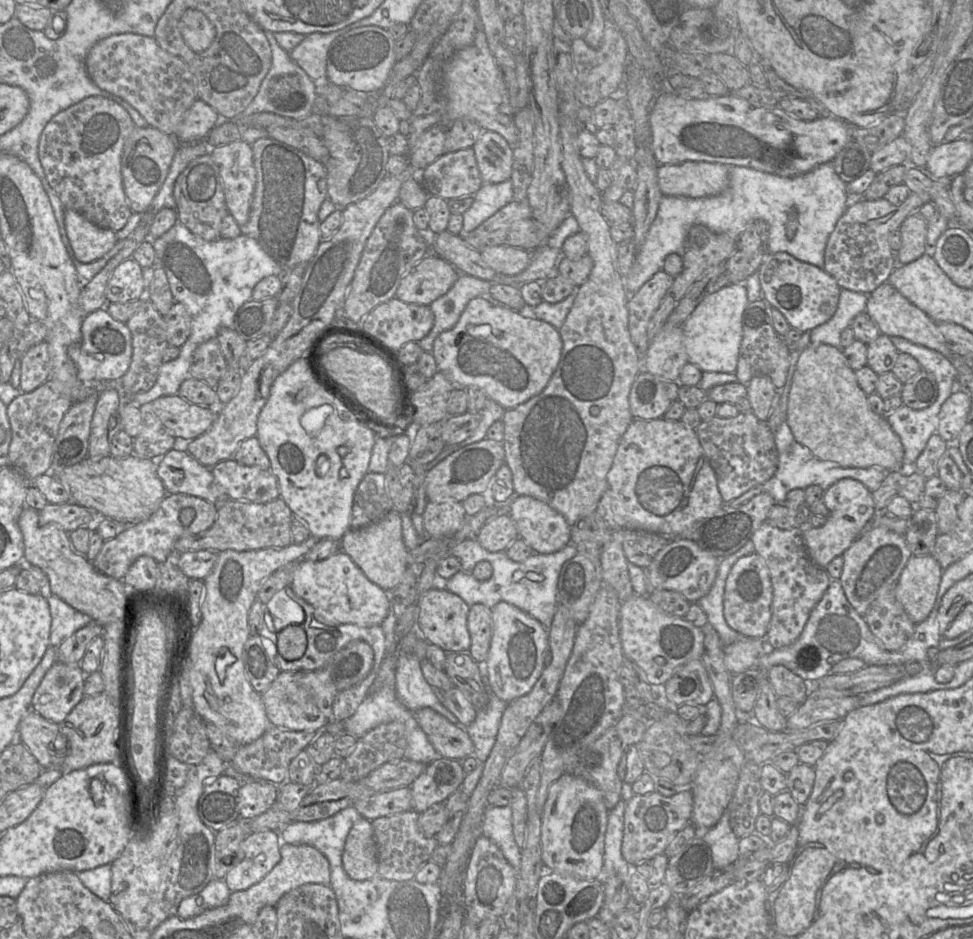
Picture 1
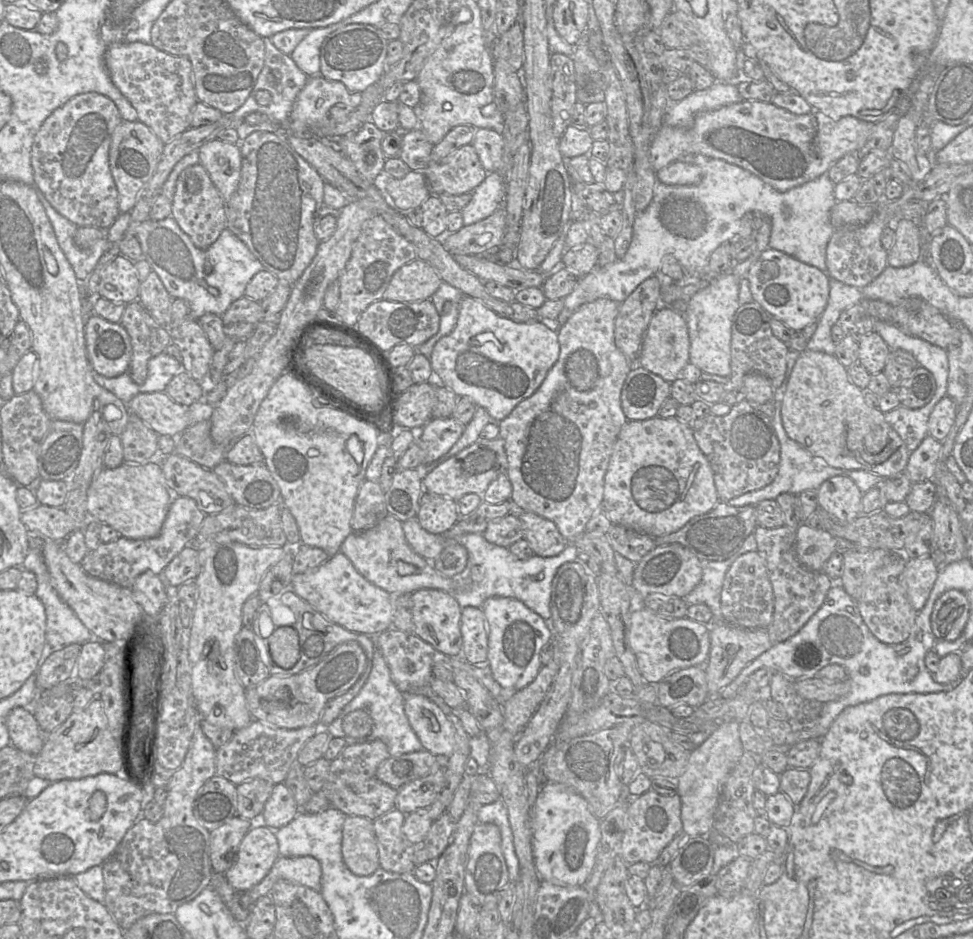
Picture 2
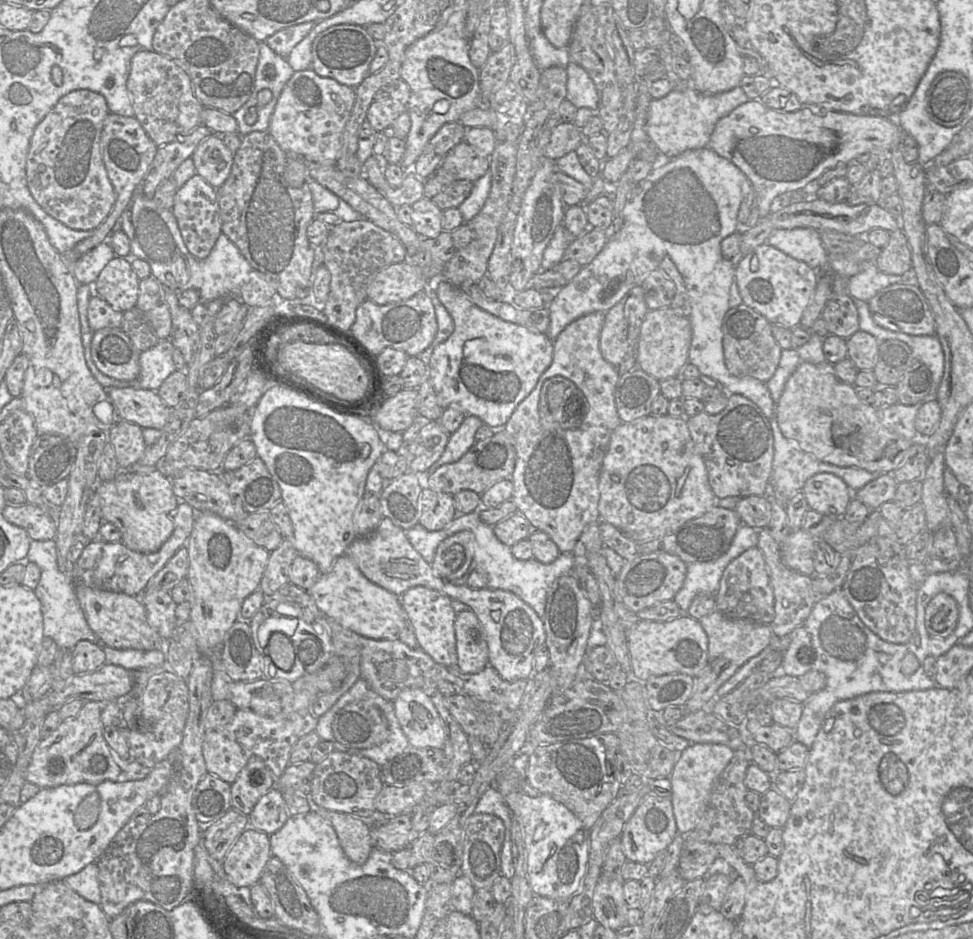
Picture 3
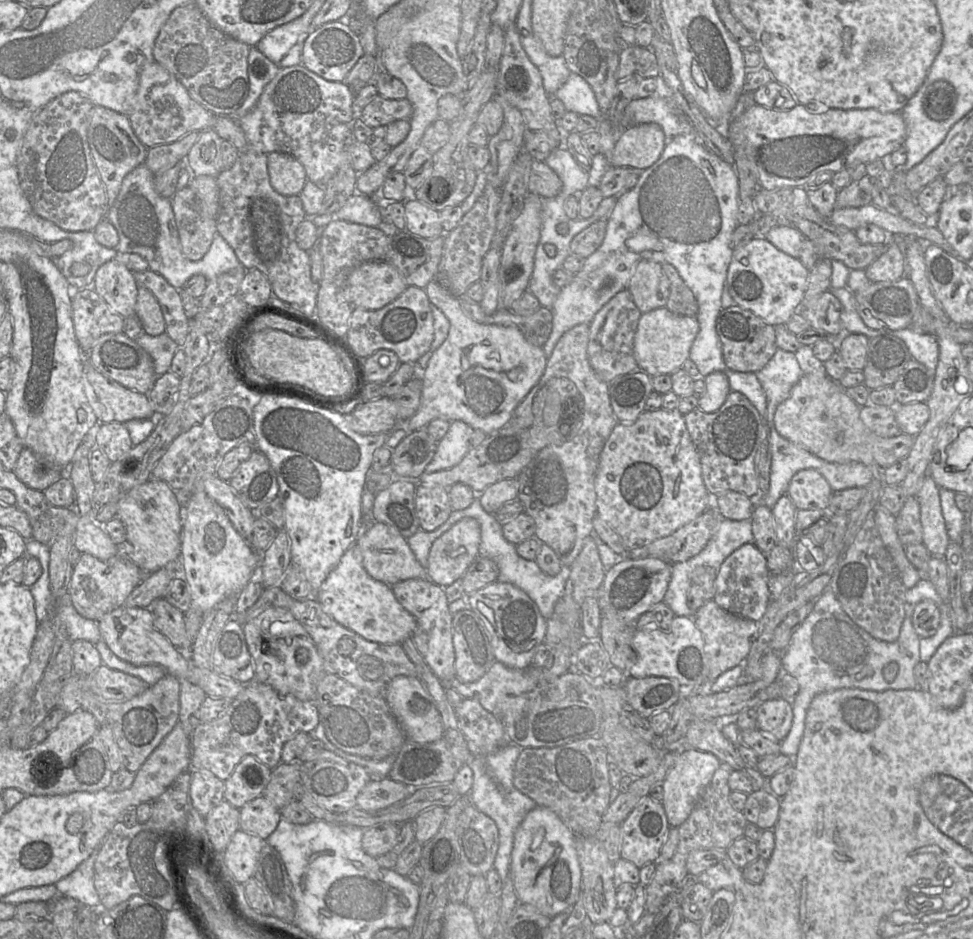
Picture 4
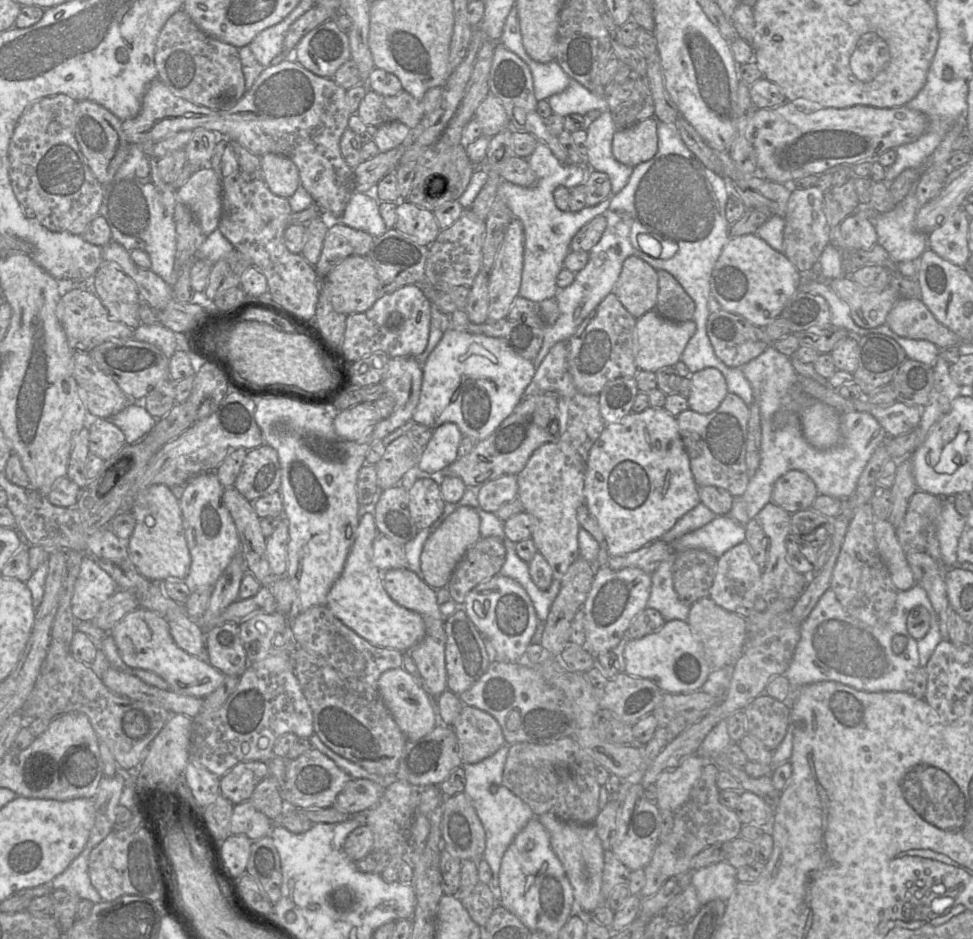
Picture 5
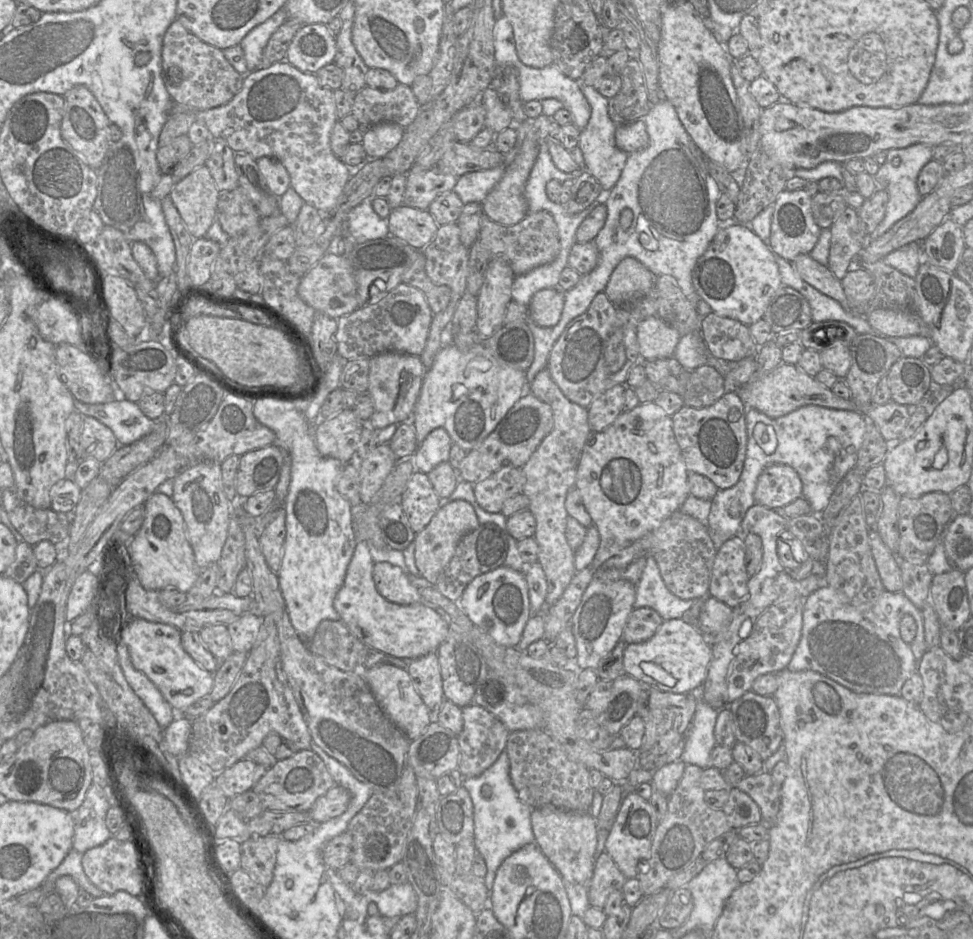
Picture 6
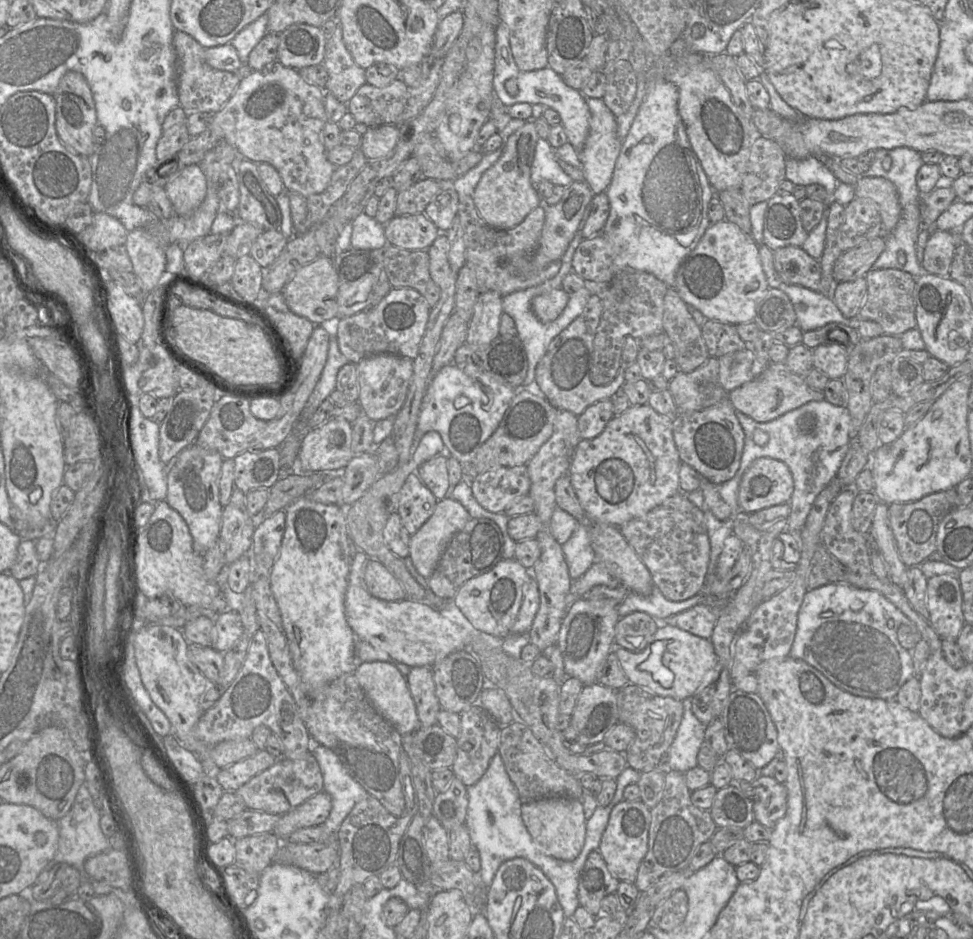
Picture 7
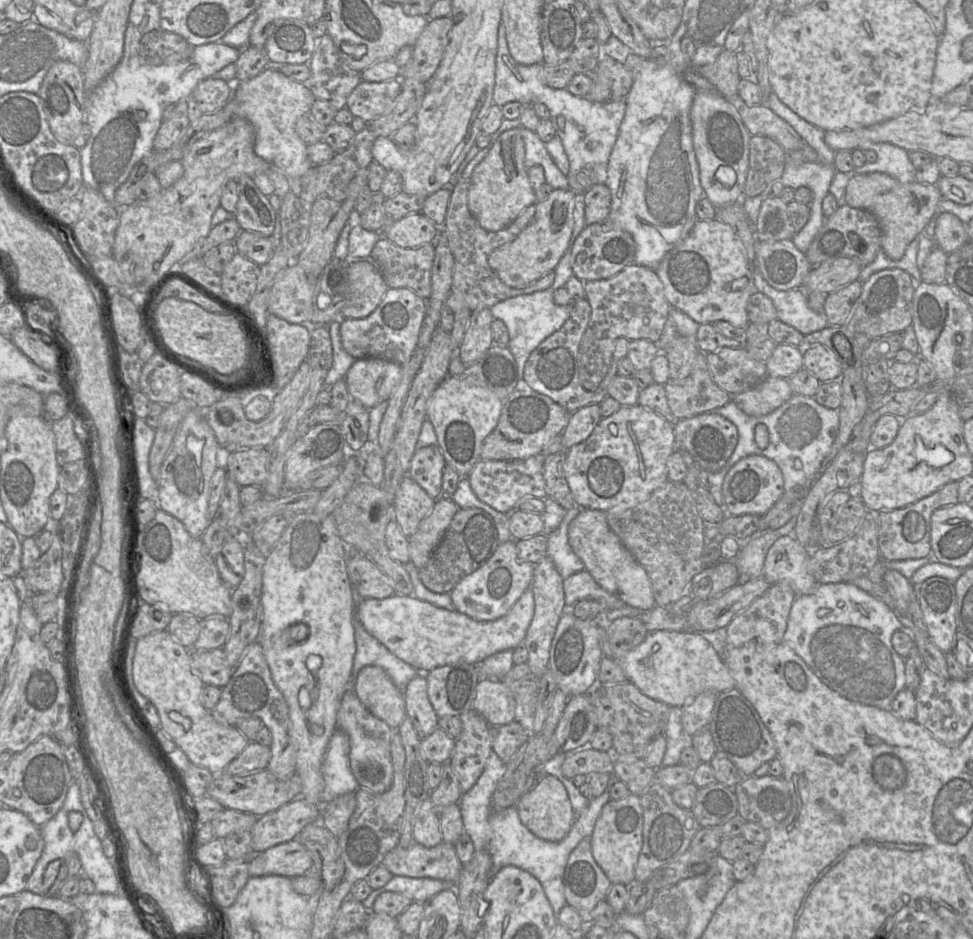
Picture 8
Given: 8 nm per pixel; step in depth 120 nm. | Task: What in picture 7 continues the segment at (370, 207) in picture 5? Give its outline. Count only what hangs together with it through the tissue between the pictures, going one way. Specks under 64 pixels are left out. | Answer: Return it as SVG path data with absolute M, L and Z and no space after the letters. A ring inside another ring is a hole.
M364 212L352 221L351 247L356 249L380 249L387 242L384 225Z

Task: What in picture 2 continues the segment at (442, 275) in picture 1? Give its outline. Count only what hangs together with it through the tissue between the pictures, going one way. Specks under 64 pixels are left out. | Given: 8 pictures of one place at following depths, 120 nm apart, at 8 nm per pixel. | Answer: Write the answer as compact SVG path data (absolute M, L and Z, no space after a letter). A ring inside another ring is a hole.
M417 258L394 273L383 299L401 303L431 299L441 283L433 267Z

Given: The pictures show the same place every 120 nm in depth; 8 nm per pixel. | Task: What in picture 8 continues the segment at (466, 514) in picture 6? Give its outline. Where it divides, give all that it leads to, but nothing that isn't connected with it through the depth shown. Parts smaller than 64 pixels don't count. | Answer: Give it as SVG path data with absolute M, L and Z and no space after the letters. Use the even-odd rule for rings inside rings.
M436 499L430 514L409 537L410 561L417 569L427 564L458 510L452 499Z

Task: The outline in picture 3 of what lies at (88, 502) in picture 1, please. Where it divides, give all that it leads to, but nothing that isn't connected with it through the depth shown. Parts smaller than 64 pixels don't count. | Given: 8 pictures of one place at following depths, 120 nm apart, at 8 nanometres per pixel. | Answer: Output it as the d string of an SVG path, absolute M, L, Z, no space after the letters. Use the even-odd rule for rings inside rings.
M133 465L127 470L120 471L118 475L106 482L98 482L95 487L104 522L114 524L121 532L122 543L129 549L140 553L153 553L169 539L173 530L173 515L179 504L178 498L172 489L172 481L164 476L156 467Z

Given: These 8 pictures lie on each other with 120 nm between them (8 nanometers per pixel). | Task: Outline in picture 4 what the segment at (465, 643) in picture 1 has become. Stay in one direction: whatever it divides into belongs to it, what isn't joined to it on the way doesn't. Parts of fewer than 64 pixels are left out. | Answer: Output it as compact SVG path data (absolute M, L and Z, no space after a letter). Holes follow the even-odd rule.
M428 578L404 580L394 584L391 588L398 602L416 620L416 628L412 638L424 661L439 680L449 681L454 678L453 614L449 611L449 603L444 588Z

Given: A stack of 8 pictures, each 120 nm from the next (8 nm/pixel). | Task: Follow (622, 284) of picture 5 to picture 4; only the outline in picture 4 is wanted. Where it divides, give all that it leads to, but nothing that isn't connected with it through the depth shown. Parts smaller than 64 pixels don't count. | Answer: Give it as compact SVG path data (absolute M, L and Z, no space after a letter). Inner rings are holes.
M641 260L630 279L627 290L642 313L665 307L670 295L670 281L662 265Z

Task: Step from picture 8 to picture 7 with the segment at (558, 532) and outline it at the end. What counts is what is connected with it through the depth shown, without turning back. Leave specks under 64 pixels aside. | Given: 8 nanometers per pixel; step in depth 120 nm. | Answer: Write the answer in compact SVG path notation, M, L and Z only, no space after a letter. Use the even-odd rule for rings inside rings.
M588 517L585 520L580 520L570 539L562 544L572 580L580 578L595 562L595 552L591 542L592 525L593 522Z

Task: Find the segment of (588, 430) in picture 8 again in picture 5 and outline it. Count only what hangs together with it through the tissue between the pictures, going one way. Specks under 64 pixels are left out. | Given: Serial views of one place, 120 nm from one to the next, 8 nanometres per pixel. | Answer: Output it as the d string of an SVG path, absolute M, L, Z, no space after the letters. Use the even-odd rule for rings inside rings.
M634 376L619 377L608 382L598 394L600 413L606 425L618 422L633 412L639 392Z

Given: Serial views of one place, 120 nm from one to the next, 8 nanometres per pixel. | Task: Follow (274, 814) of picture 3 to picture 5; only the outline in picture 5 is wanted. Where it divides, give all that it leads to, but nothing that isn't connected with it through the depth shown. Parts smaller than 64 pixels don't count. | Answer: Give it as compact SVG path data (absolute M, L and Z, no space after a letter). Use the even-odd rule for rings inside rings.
M250 801L234 805L230 819L231 834L243 834L253 841L268 835L273 826L273 821L258 811Z

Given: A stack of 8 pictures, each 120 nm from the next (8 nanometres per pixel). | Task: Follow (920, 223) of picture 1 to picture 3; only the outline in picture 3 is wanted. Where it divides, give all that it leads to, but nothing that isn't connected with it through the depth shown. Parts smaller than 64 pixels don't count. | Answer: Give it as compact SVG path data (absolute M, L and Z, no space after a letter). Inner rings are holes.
M901 228L890 232L889 242L882 248L875 264L881 272L886 274L911 275L911 249Z

